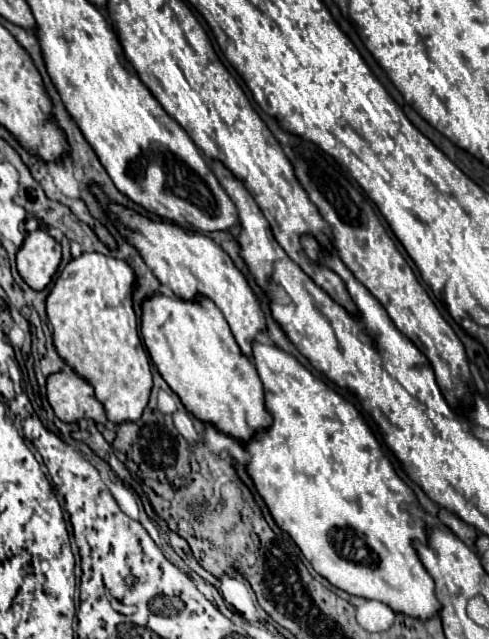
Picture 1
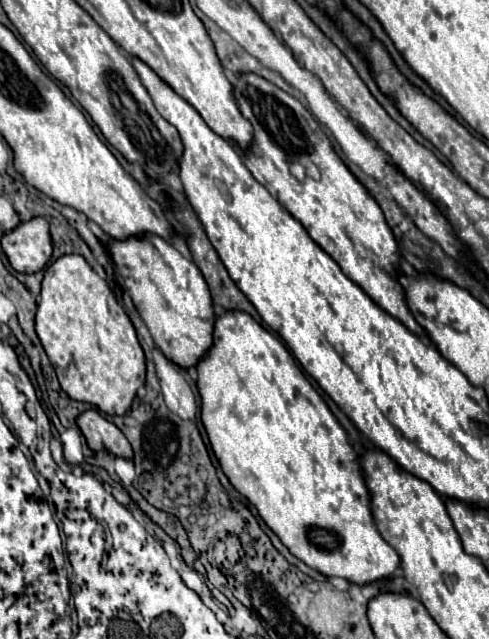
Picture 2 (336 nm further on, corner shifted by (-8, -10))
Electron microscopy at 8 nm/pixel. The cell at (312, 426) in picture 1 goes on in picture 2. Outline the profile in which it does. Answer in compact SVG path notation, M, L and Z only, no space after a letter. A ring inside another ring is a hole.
M223 311L215 317L213 345L195 369L201 395L201 421L211 449L229 483L257 509L281 543L297 559L327 577L337 575L357 585L391 577L399 567L399 555L385 543L373 523L369 491L357 463L357 453L285 345L249 313Z

